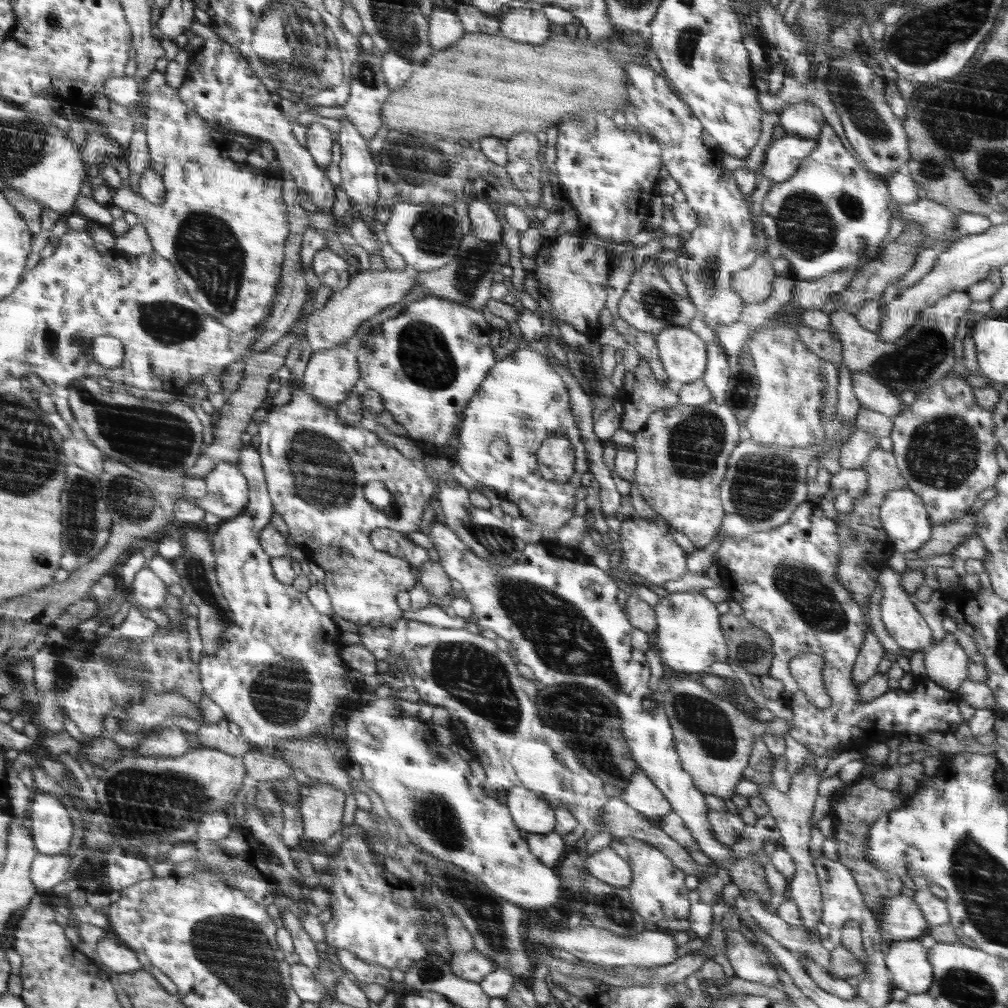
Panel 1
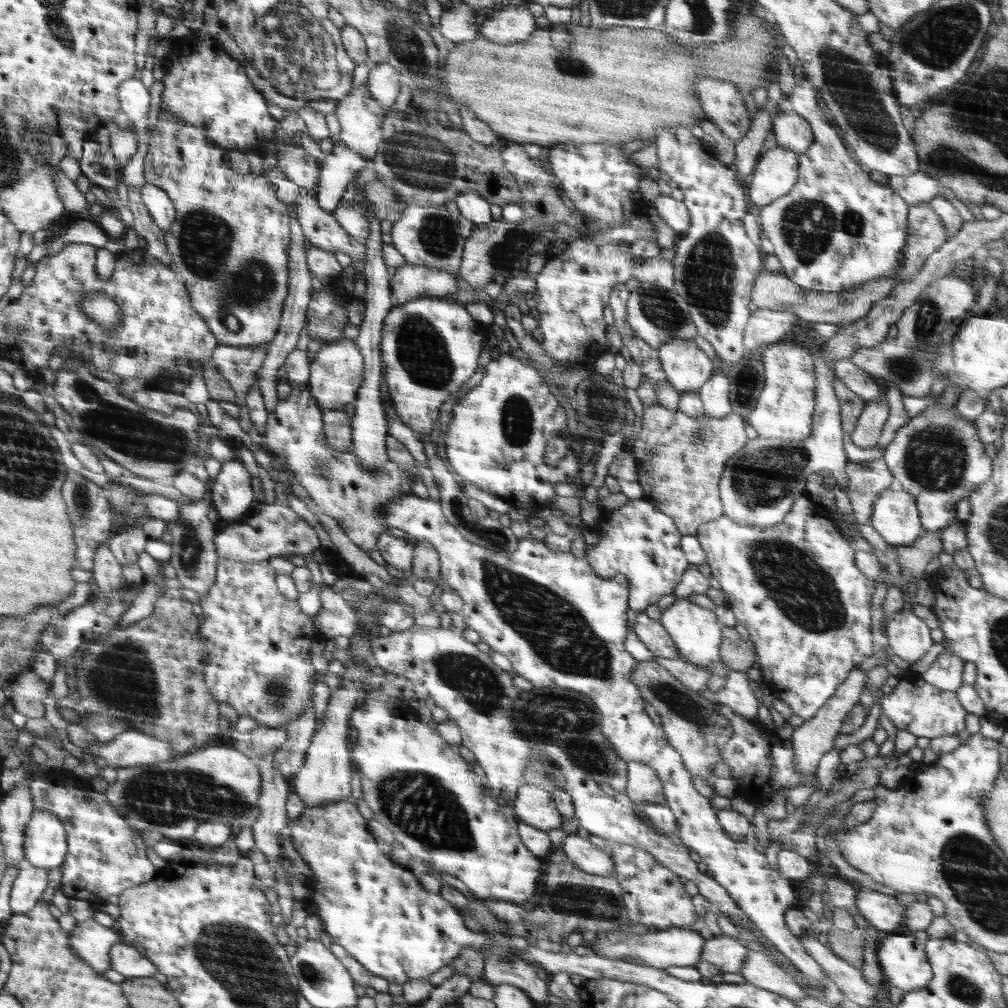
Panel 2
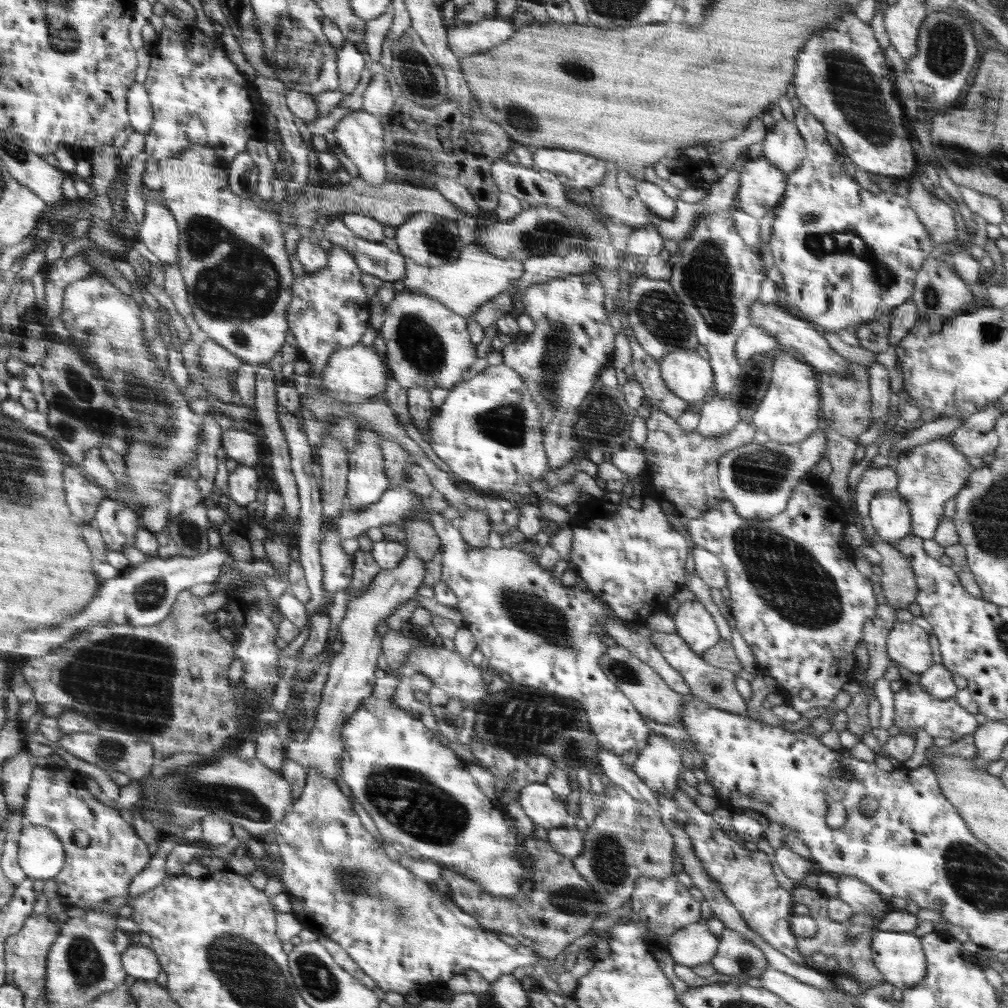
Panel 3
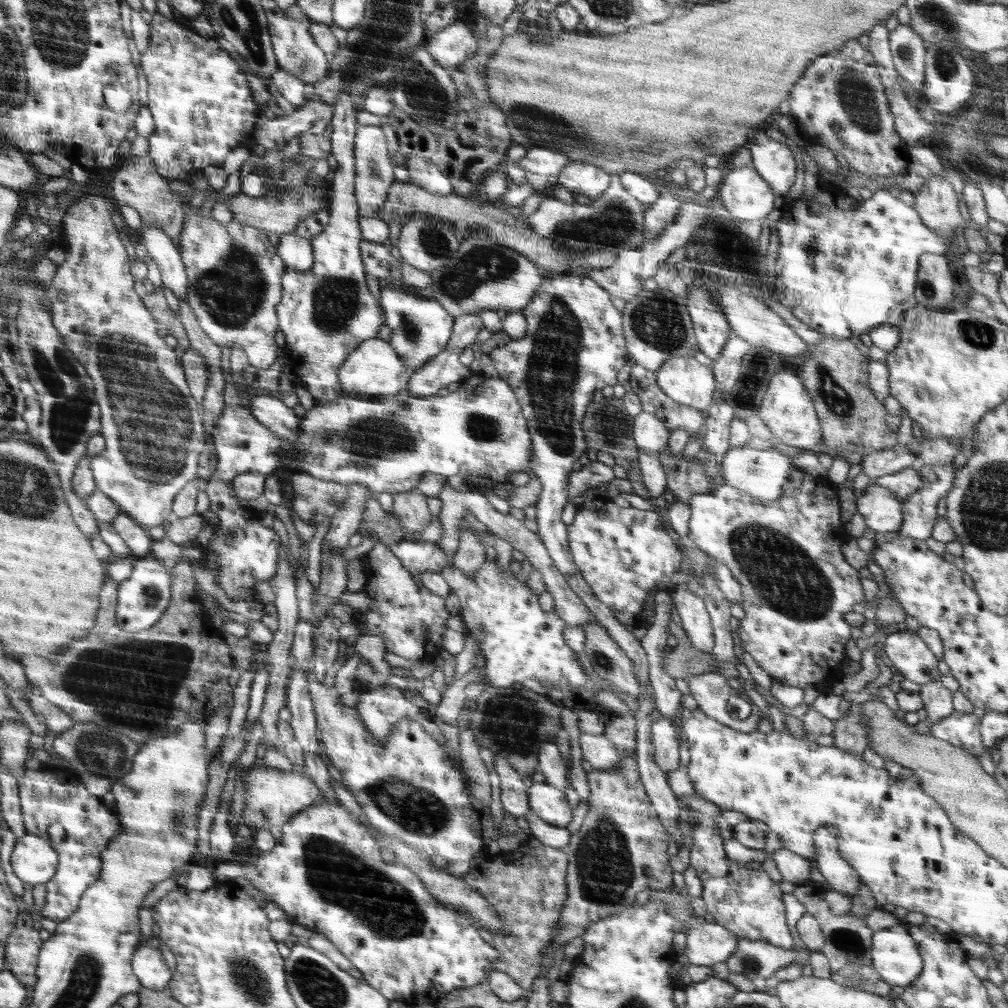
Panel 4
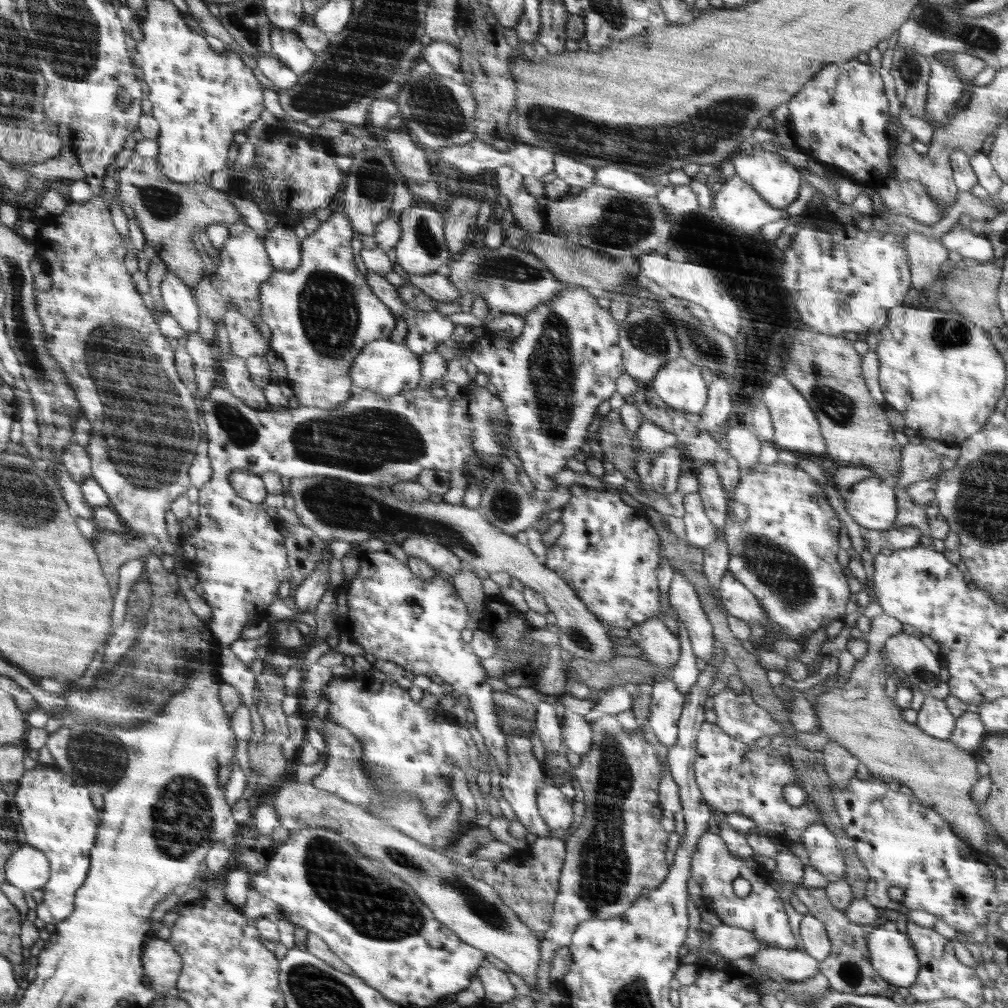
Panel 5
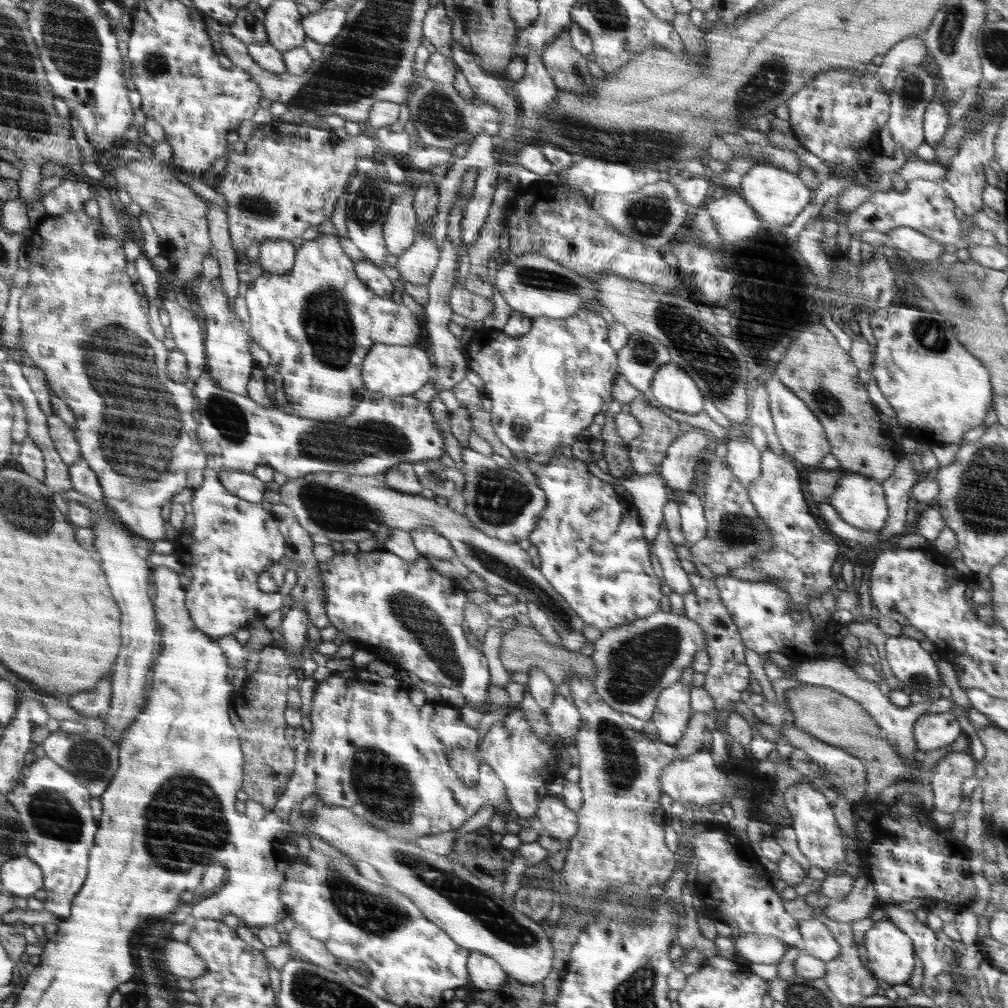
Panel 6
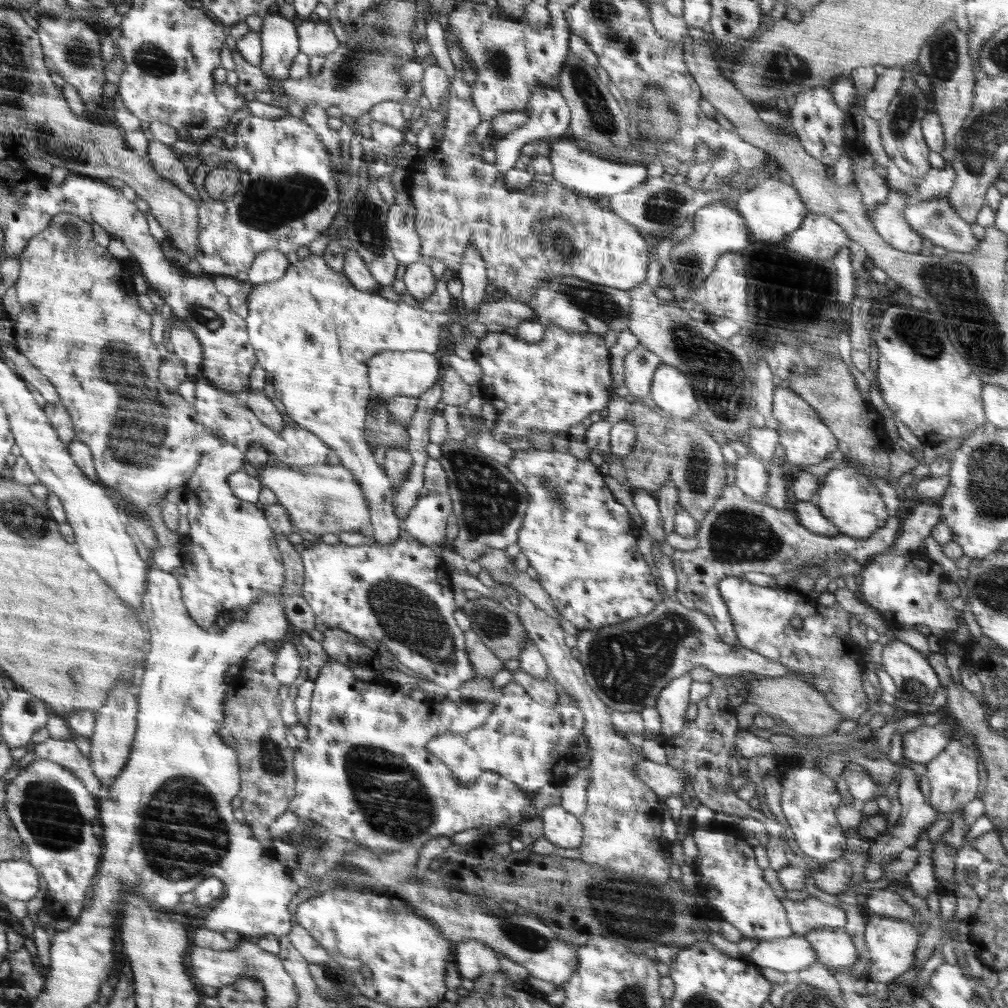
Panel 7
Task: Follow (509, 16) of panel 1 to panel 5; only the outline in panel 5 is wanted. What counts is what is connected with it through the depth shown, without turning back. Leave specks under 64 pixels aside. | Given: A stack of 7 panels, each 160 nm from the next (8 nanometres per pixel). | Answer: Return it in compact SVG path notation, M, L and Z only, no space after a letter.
M434 40L426 45L422 59L440 76L455 79L460 74L461 52L445 40Z

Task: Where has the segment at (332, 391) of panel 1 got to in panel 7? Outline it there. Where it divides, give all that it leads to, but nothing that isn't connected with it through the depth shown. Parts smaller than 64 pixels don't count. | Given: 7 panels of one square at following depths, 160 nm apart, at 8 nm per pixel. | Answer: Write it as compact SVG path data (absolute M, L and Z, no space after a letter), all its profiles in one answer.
M384 350L383 353L376 354L370 361L371 391L384 399L403 396L419 397L441 380L437 357L419 350L396 353Z

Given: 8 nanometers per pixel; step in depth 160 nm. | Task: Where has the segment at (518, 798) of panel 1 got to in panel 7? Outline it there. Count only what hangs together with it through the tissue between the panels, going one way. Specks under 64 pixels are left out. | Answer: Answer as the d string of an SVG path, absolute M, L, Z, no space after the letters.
M547 806L540 812L544 838L560 848L578 848L582 843L583 826L579 817L561 806Z

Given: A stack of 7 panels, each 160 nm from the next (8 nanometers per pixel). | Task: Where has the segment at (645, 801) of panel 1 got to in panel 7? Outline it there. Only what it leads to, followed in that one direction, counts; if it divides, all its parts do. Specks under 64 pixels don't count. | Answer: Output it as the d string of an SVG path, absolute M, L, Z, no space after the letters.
M689 673L670 681L660 692L655 709L661 718L663 737L678 734L686 724L684 716L690 704L690 686L692 679Z

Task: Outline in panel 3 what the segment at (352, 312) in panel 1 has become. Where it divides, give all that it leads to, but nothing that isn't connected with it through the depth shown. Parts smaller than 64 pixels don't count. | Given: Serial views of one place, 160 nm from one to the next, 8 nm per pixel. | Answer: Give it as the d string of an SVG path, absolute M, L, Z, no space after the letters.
M476 240L465 245L463 253L454 262L445 262L438 266L422 266L411 258L405 257L405 290L413 293L428 295L439 299L450 307L456 314L469 316L475 314L496 295L515 286L523 273L523 262L515 258L501 259L492 256Z

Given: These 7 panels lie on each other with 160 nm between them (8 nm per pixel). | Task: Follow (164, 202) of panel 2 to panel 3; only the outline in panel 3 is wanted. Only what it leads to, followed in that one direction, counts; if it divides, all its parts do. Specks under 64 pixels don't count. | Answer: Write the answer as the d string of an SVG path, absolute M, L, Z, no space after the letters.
M146 202L146 213L143 223L136 227L136 240L144 242L148 250L165 264L178 263L178 245L179 245L179 230L176 219L172 212L165 206L165 204L158 204L157 202Z

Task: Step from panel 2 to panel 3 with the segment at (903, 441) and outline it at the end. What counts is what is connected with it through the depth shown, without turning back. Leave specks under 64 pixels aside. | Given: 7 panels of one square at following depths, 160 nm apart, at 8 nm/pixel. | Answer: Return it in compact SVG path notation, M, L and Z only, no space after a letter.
M935 438L930 442L911 448L906 454L895 458L890 466L896 467L899 478L897 493L907 502L911 514L911 534L921 539L933 539L937 526L944 516L944 502L955 498L967 483L974 470L960 451L947 439Z

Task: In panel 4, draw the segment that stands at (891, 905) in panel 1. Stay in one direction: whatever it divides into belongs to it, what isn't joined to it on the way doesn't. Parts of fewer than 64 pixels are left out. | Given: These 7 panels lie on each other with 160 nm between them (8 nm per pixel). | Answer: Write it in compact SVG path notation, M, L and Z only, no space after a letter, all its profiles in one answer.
M833 824L820 826L814 834L815 862L817 869L827 881L829 888L836 892L847 894L850 898L854 896L855 890L862 884L859 874L839 855L837 849L836 827Z

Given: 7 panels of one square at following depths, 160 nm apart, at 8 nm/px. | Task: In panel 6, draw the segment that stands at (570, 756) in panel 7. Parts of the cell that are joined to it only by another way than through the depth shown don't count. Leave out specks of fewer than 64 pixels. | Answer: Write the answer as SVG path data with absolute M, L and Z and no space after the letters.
M520 708L510 711L506 717L494 721L479 742L479 749L471 753L466 749L447 751L448 762L468 786L474 786L479 778L479 768L484 762L504 783L507 802L520 818L536 815L543 790L558 773L556 748L538 739Z

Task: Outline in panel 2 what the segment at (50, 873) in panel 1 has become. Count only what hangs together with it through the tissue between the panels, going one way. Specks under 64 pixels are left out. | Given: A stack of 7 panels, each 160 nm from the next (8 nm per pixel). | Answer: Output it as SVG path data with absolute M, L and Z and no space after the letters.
M26 859L19 862L19 871L11 888L11 914L30 912L48 888L48 868L32 866Z

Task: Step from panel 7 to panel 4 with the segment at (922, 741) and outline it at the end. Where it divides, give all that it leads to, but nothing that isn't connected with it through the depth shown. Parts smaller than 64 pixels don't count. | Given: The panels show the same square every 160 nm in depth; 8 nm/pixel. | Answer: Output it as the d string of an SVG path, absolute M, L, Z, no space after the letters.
M939 680L922 685L919 696L924 702L926 720L912 725L920 734L929 733L937 720L942 720L953 713L953 693L947 690Z

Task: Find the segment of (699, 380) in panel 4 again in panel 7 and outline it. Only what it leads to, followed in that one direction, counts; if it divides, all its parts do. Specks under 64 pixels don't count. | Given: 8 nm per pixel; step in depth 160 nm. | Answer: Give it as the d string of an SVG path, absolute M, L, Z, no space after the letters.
M662 364L652 377L649 403L664 414L689 419L699 414L696 389L676 367Z

